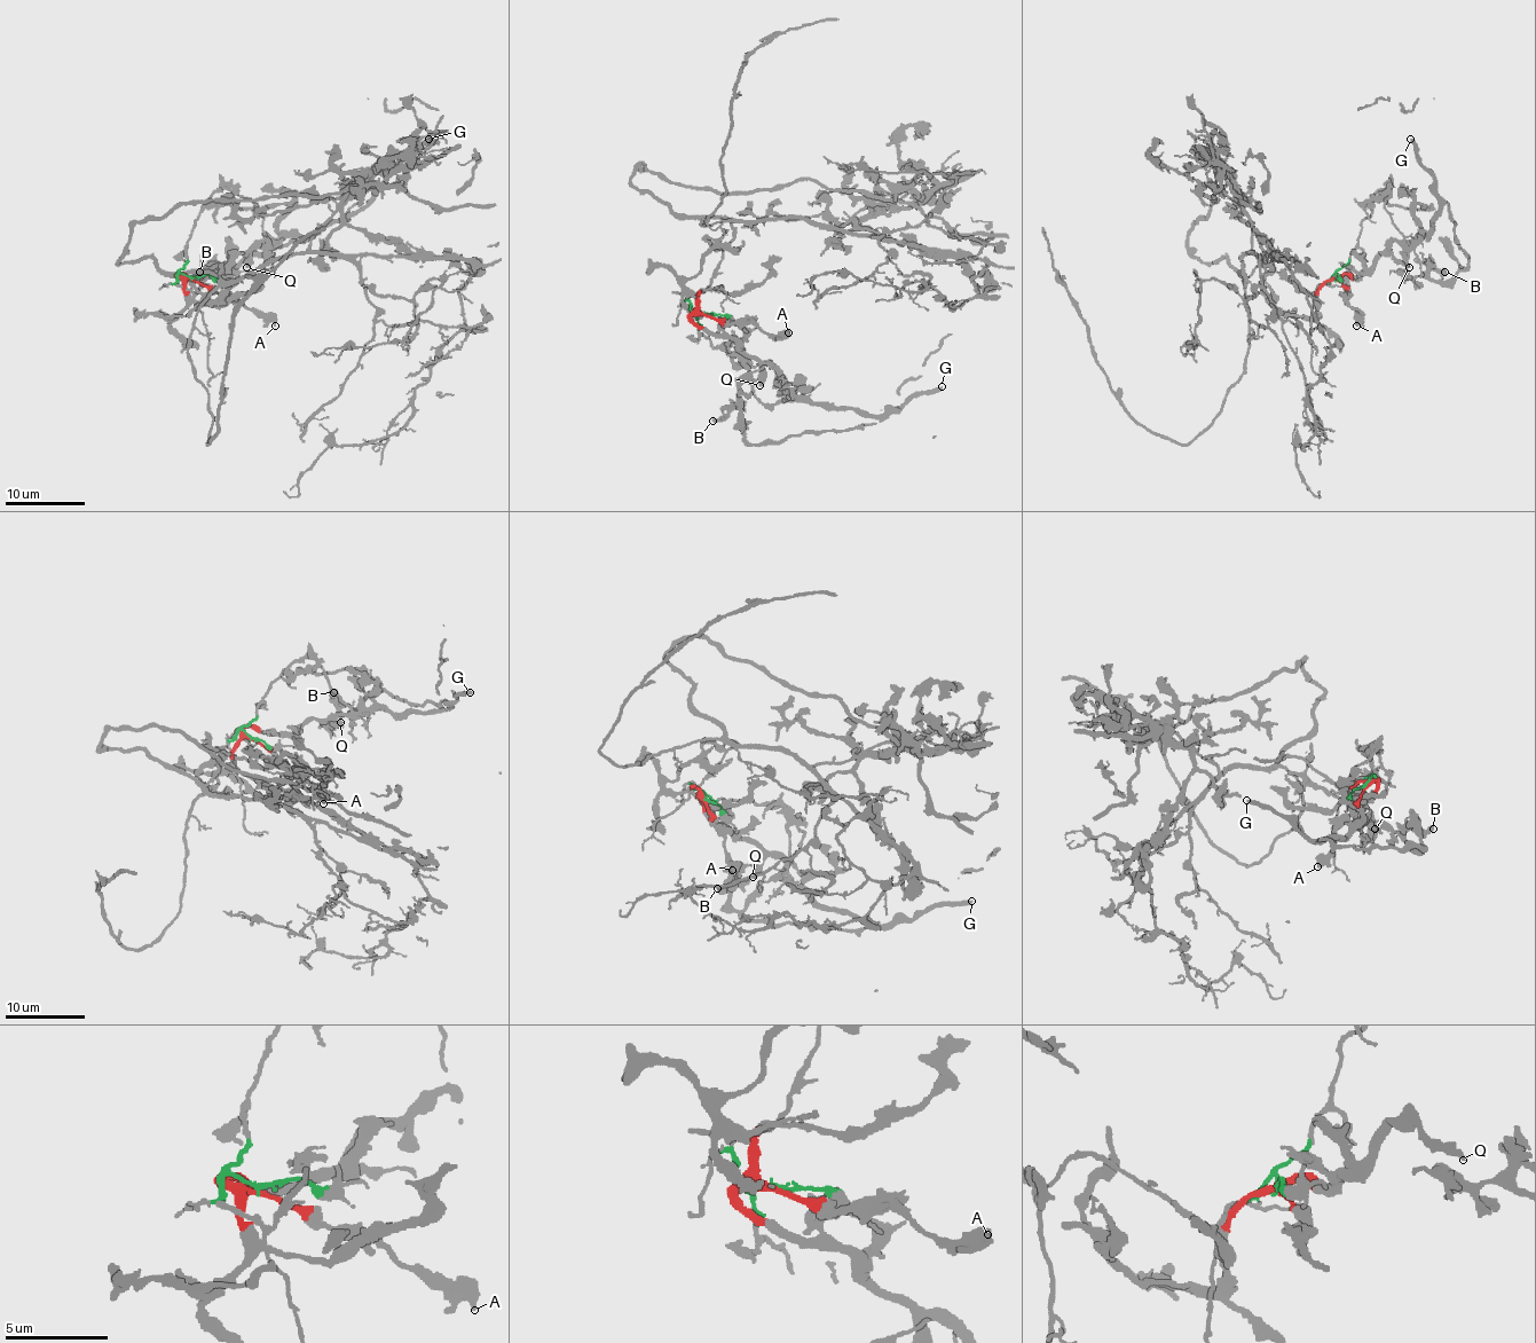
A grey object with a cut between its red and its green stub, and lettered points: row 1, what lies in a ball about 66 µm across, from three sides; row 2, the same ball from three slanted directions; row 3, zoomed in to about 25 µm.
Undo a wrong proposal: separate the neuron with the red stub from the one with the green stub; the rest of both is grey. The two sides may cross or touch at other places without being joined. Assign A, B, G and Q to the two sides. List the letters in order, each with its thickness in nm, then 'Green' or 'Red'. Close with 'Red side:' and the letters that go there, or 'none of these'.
A: Thickness 440 nm. Red
B: Thickness 260 nm. Red
G: Thickness 300 nm. Red
Q: Thickness 380 nm. Red
Red side: A, B, G, Q

